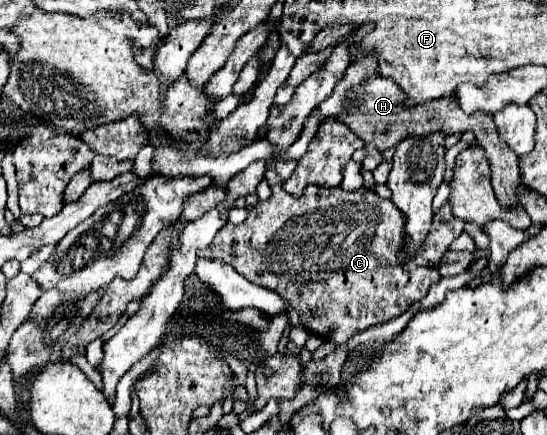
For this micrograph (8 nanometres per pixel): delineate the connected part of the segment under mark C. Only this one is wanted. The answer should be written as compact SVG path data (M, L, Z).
M309 185L301 197L291 197L289 203L273 205L269 203L269 199L261 201L249 209L249 215L241 225L223 225L213 243L205 251L201 251L201 257L207 257L211 261L225 261L251 283L277 291L289 301L291 309L295 311L289 313L291 325L301 325L309 333L339 347L349 337L365 331L371 325L391 321L403 315L413 303L421 301L427 295L429 287L441 279L439 261L449 249L451 241L461 235L463 225L465 223L461 219L453 217L451 205L447 201L441 211L435 213L433 227L425 237L421 251L417 251L413 259L403 263L399 253L401 245L405 243L405 217L391 199L383 199L375 191L365 187L357 191L345 191L341 185Z

